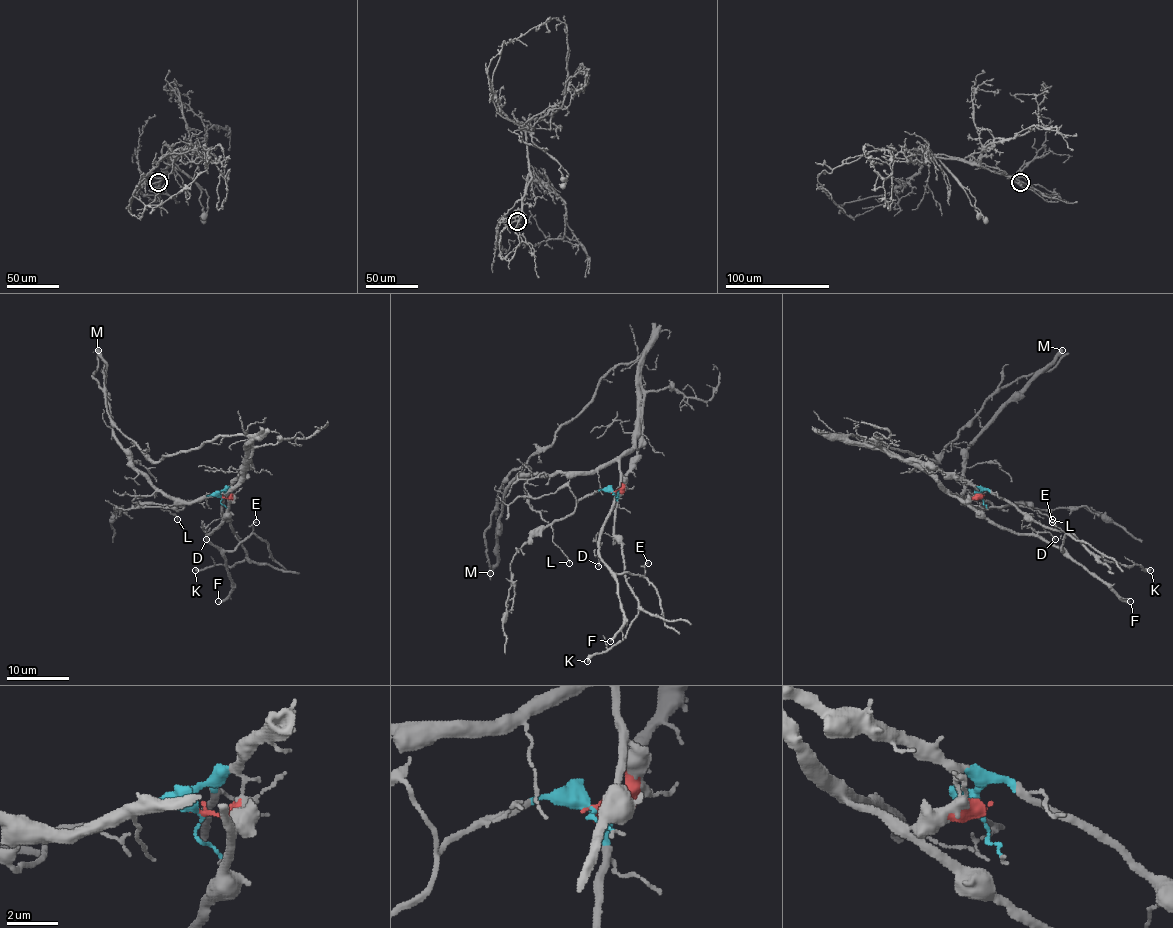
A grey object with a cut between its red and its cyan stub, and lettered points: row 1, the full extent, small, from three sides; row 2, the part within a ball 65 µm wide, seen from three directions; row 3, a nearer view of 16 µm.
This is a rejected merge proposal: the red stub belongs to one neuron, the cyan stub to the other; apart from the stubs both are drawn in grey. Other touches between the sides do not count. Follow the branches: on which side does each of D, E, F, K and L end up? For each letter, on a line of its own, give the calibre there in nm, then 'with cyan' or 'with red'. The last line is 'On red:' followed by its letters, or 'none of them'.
D: calibre 110 nm; with red
E: calibre 70 nm; with red
F: calibre 260 nm; with red
K: calibre 400 nm; with cyan
L: calibre 100 nm; with cyan
On red: D, E, F

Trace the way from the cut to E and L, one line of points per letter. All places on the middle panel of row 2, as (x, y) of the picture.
E: (612, 492), (621, 486), (621, 480), (619, 494), (602, 528), (602, 561), (615, 573), (643, 576), (647, 562)
L: (612, 492), (598, 489), (584, 495), (576, 508), (551, 525), (553, 540), (570, 562)

